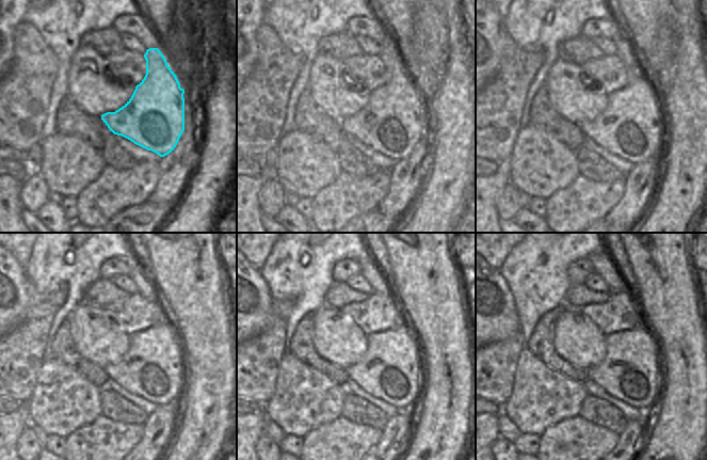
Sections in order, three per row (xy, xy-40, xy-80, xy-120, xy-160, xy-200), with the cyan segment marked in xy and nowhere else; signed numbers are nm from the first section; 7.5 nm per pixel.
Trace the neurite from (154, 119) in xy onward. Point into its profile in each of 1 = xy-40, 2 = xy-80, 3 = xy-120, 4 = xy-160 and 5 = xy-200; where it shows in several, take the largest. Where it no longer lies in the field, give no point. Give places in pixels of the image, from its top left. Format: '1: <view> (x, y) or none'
1: xy-40 (391, 122)
2: xy-80 (633, 121)
3: xy-120 (153, 367)
4: xy-160 (390, 370)
5: xy-200 (630, 373)

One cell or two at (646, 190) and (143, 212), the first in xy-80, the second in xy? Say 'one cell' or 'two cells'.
two cells

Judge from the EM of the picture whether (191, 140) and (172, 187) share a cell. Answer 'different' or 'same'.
same

